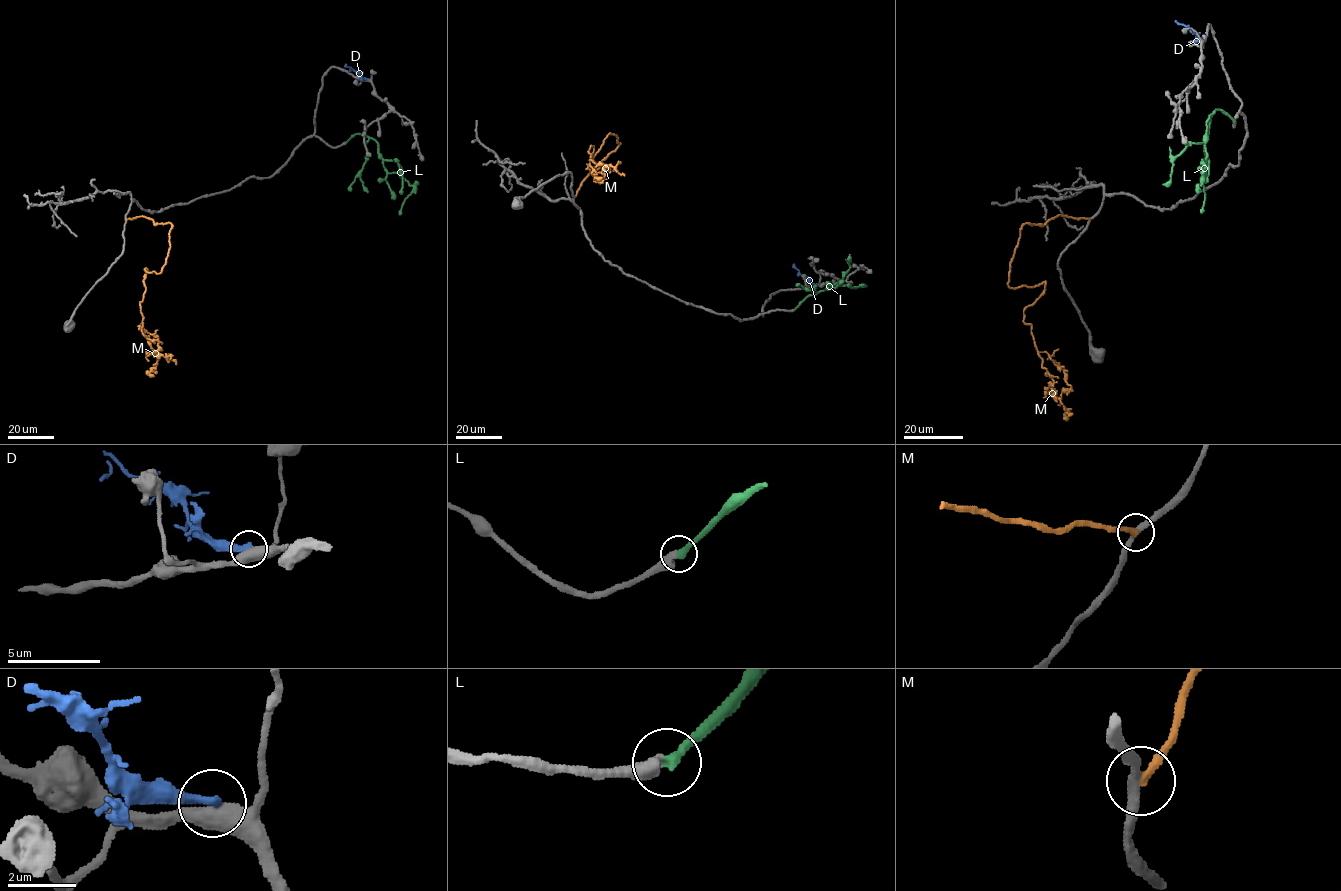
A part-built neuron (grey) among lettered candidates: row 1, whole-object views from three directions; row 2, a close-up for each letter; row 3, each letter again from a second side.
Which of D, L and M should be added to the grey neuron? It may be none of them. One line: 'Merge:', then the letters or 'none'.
Merge: L

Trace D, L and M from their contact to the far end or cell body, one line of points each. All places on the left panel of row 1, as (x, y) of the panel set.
D: (368, 79), (345, 64)
L: (345, 142), (359, 134), (373, 139), (384, 168), (388, 173), (398, 173), (413, 186), (400, 215)
M: (126, 219), (172, 225), (166, 262), (159, 273), (145, 269), (140, 302), (142, 333), (160, 348), (154, 376)

